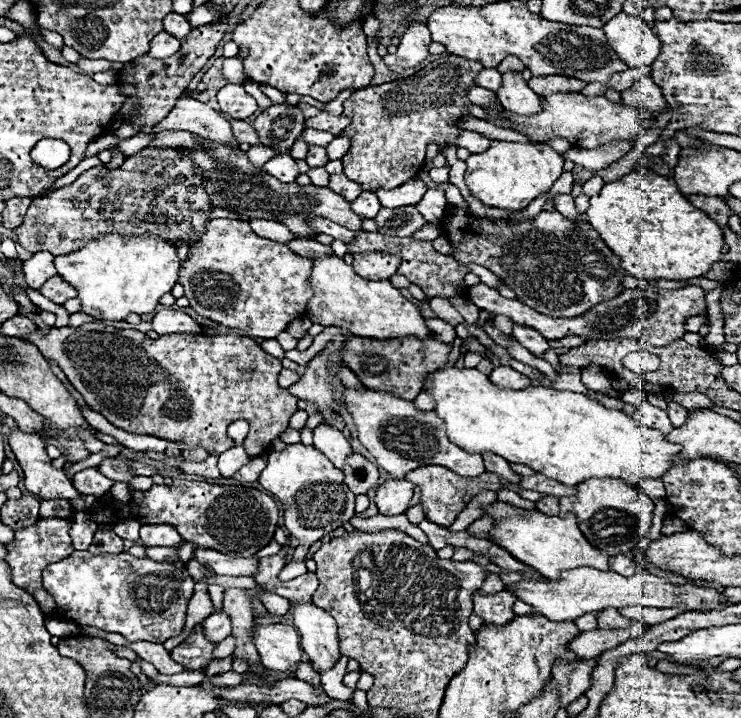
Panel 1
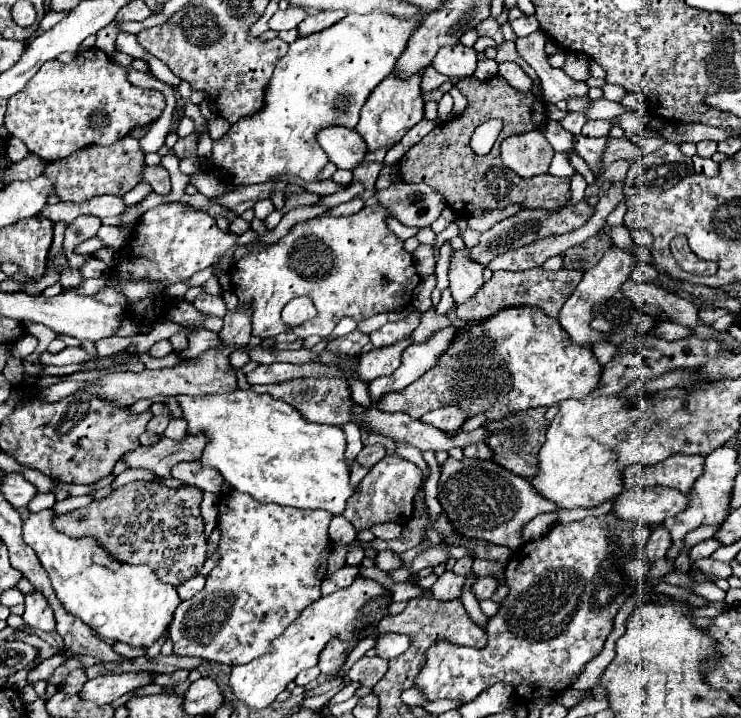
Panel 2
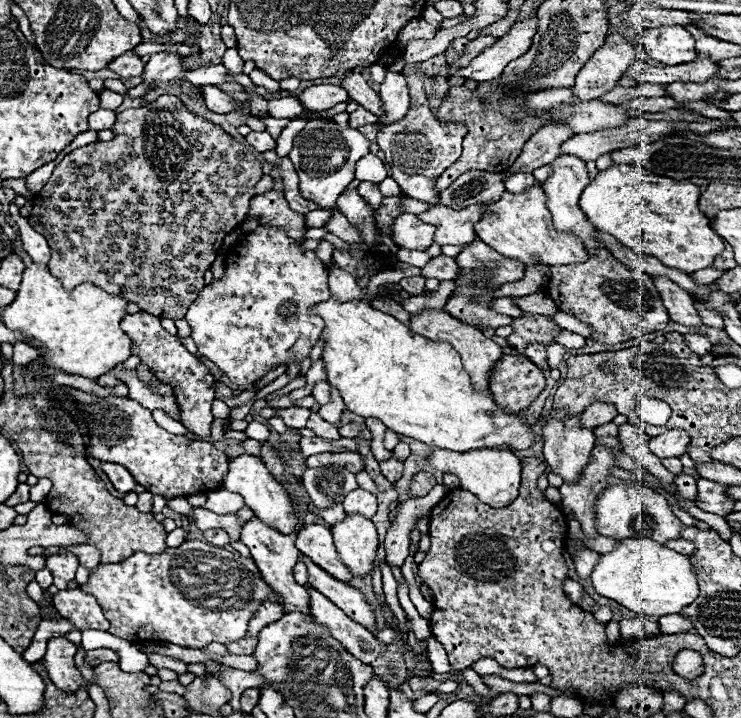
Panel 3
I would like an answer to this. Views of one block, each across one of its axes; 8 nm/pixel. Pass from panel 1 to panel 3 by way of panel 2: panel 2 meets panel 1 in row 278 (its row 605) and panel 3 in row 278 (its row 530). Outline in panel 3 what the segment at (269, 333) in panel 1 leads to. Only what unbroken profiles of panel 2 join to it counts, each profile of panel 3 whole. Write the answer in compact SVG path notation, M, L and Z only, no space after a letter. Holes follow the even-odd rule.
M258 226L230 248L224 276L204 286L184 318L188 320L192 338L204 358L212 360L234 384L252 384L272 368L302 360L310 354L324 330L324 320L318 314L312 314L310 308L316 302L326 302L328 298L328 268L322 260L312 250L300 248L300 242L288 238L284 230Z

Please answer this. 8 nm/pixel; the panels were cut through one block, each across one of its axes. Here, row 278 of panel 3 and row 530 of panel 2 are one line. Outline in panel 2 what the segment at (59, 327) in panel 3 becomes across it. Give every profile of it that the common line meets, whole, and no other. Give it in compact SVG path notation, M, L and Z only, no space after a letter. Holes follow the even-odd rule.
M54 510L30 514L28 520L24 520L22 534L24 542L36 552L48 572L64 608L84 620L100 638L126 642L134 648L152 646L170 626L174 610L182 602L176 588L162 582L148 566L118 562L92 536L68 538L52 526L54 518Z

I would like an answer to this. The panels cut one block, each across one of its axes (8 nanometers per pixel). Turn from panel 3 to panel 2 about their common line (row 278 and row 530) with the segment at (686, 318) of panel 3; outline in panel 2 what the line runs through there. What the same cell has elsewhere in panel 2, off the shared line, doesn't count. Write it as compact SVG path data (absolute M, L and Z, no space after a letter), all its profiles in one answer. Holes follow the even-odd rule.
M658 526L652 530L652 536L650 536L648 544L644 546L644 554L650 562L656 562L658 558L666 556L666 550L670 548L670 544L672 544L670 532L664 526Z

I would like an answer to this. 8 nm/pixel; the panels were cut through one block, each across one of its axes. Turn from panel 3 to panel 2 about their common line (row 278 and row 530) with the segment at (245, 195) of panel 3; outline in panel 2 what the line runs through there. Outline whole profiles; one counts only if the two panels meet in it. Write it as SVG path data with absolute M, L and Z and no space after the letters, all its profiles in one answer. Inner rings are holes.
M132 482L116 488L108 498L62 514L54 520L58 532L70 538L94 536L106 550L126 564L148 564L160 580L180 586L196 576L206 560L206 536L200 516L202 490L194 486L168 488L158 482Z

